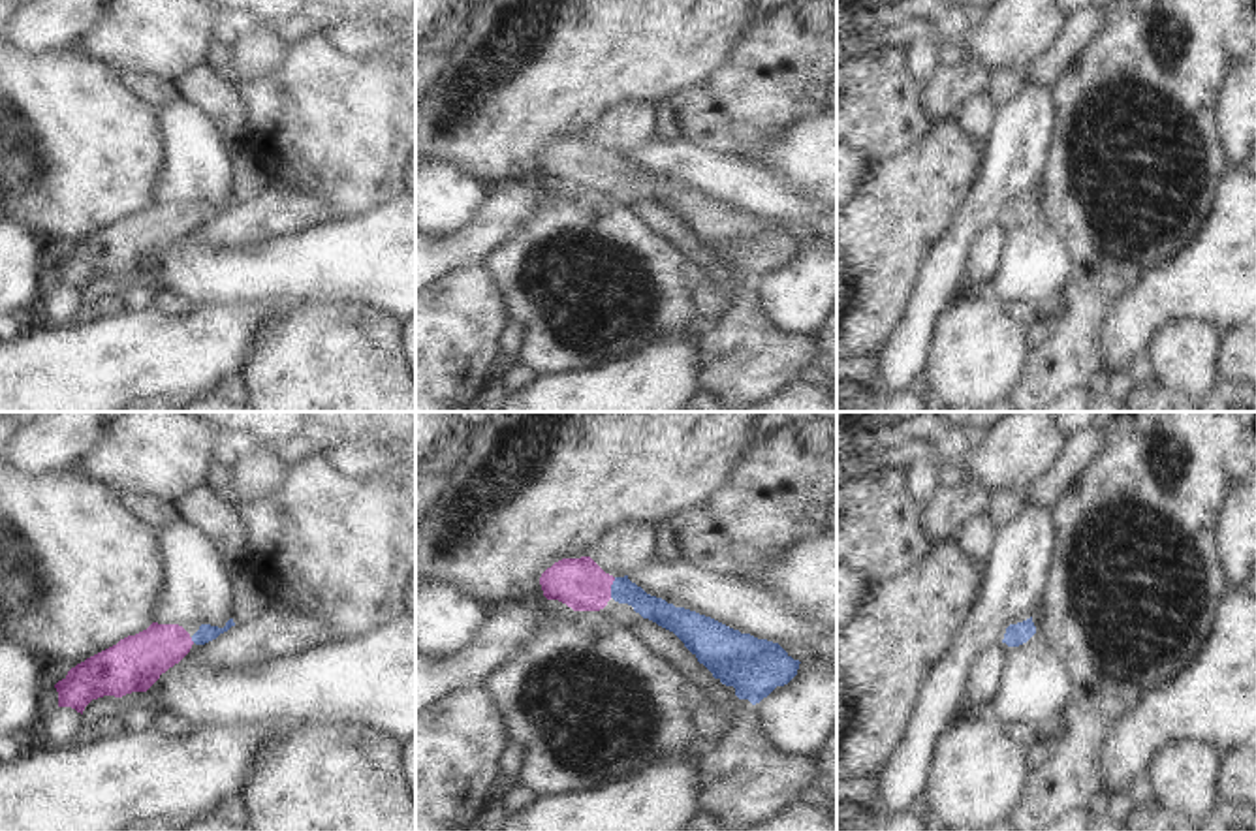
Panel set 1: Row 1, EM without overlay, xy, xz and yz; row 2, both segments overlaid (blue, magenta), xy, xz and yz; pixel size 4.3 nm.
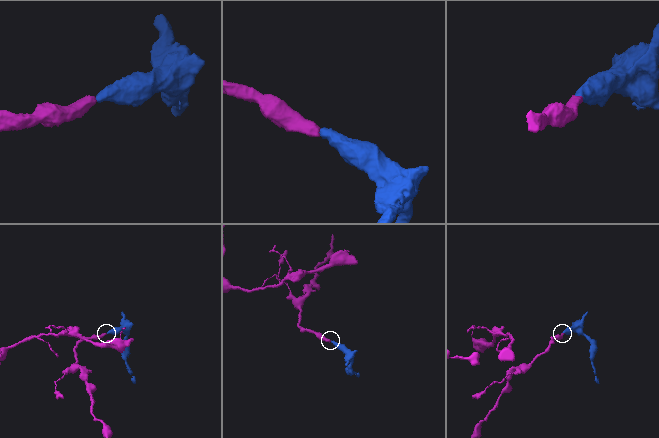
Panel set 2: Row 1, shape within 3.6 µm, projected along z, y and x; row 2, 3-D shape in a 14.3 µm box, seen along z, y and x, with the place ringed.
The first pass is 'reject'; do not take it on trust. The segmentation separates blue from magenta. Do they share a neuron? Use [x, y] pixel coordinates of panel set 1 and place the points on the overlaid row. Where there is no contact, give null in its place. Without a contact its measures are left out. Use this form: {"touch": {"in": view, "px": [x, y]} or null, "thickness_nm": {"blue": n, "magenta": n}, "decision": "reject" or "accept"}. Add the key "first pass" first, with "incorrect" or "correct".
{"first pass": "incorrect", "touch": {"in": "xz", "px": [612, 587]}, "thickness_nm": {"blue": 110, "magenta": 220}, "decision": "accept"}

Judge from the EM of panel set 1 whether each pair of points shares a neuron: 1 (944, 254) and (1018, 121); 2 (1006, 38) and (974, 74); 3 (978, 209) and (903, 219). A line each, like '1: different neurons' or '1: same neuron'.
1: same neuron
2: different neurons
3: different neurons

